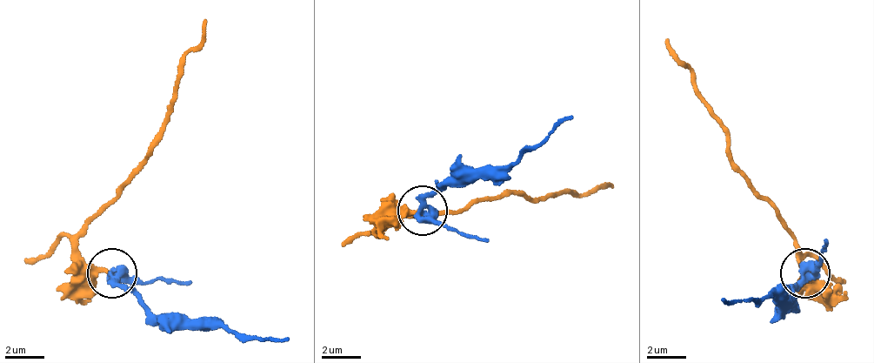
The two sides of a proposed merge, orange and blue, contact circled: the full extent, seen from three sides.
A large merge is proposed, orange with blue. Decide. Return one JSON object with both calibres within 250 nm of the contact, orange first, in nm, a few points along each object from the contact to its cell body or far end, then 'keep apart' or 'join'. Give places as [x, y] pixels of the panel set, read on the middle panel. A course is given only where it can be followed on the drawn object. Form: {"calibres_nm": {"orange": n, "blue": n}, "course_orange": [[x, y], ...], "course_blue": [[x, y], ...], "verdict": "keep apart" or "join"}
{"calibres_nm": {"orange": 240, "blue": 440}, "course_orange": [[418, 211], [401, 213], [452, 212], [512, 193], [567, 194], [595, 192], [611, 188]], "course_blue": [[423, 211], [450, 184], [521, 161], [573, 114]], "verdict": "keep apart"}

